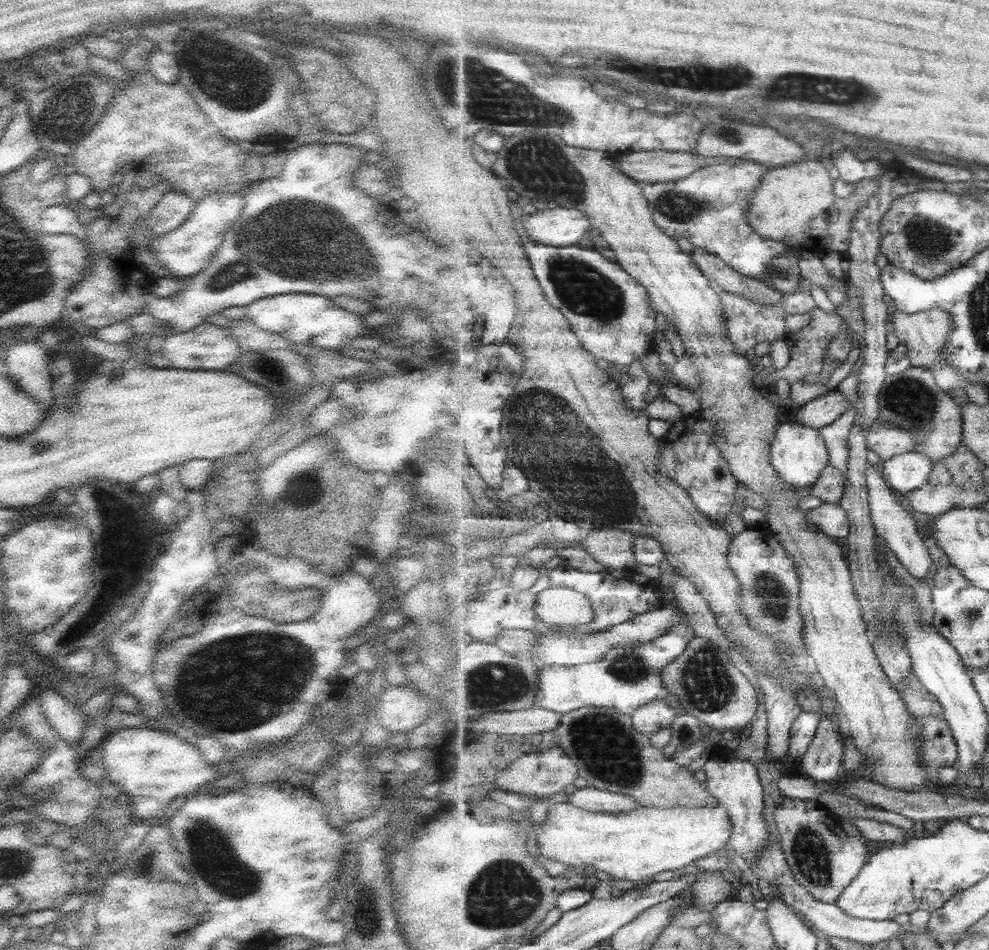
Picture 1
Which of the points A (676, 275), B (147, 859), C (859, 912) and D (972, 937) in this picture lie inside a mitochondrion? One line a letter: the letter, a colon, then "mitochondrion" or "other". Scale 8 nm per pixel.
A: other
B: mitochondrion
C: other
D: other

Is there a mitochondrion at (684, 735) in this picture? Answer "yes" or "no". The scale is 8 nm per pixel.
yes

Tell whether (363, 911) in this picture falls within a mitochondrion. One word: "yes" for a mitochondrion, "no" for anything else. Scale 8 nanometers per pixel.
no

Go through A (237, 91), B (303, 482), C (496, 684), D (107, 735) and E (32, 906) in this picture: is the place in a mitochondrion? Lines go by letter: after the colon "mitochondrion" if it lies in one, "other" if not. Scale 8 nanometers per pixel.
A: mitochondrion
B: mitochondrion
C: mitochondrion
D: other
E: other

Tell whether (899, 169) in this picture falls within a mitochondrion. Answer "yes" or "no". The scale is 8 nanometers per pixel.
no

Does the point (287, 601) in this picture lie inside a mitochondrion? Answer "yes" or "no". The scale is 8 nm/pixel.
no

